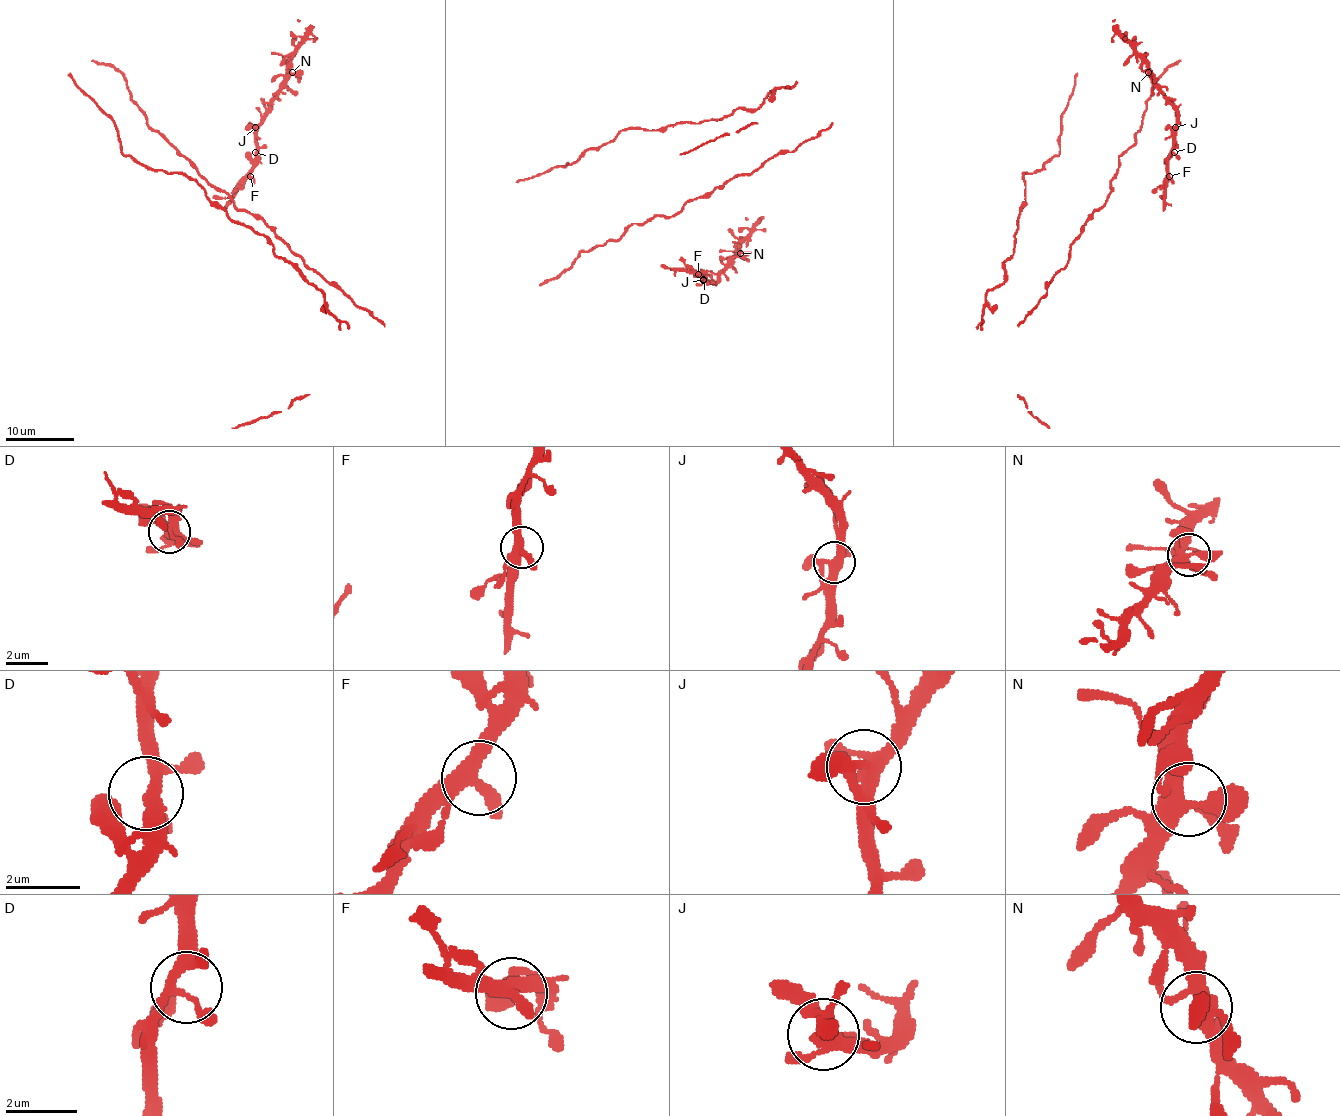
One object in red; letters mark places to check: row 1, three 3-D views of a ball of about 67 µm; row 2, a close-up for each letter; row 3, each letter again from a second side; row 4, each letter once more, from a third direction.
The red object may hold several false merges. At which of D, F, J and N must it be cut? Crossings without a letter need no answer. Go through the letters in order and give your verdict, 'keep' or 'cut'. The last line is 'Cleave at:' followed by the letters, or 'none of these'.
D: keep
F: keep
J: keep
N: keep
Cleave at: none of these

